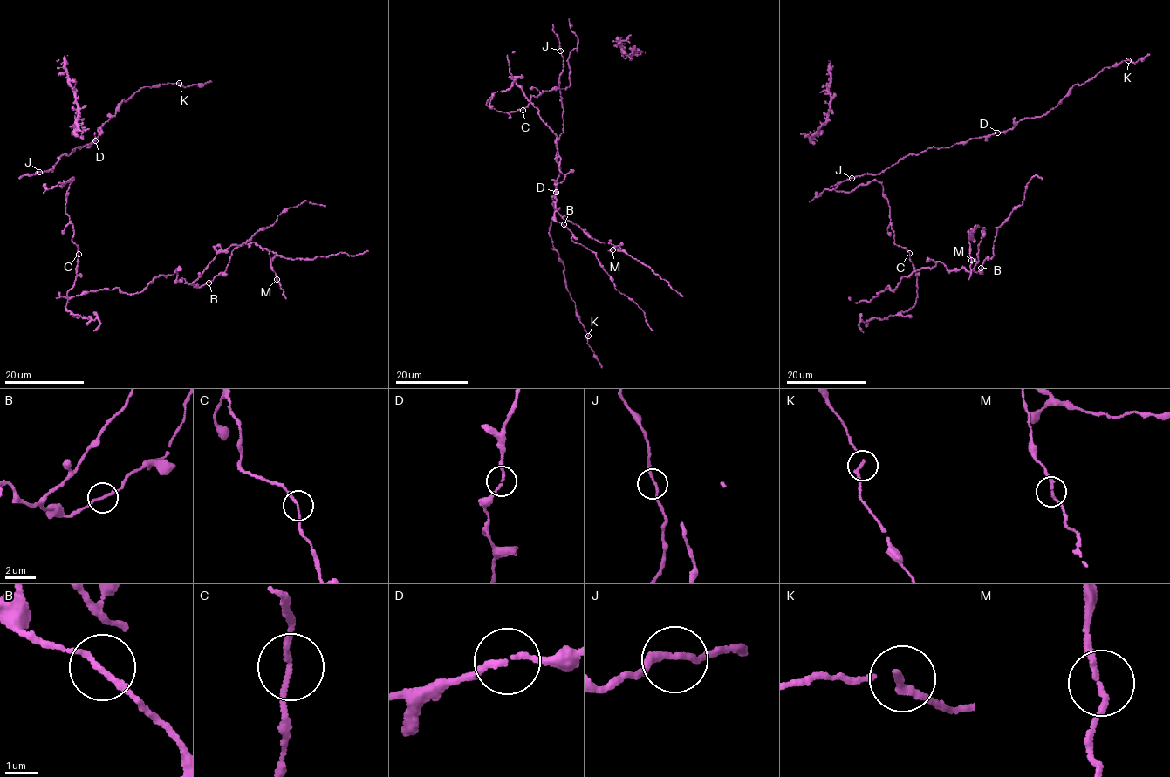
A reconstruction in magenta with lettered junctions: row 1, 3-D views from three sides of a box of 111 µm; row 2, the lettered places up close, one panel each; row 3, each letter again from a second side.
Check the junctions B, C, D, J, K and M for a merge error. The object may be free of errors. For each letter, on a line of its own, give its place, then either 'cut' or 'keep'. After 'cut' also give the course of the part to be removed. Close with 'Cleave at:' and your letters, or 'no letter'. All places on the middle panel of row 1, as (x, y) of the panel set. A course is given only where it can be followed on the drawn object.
B: at (564, 224); keep
C: at (523, 110); keep
D: at (556, 192); keep
J: at (560, 51); keep
K: at (588, 336); keep
M: at (612, 249); keep
Cleave at: no letter

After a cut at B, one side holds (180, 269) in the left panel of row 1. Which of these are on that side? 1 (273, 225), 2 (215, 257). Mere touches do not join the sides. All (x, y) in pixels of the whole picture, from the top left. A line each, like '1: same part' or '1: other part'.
1: other part
2: same part

